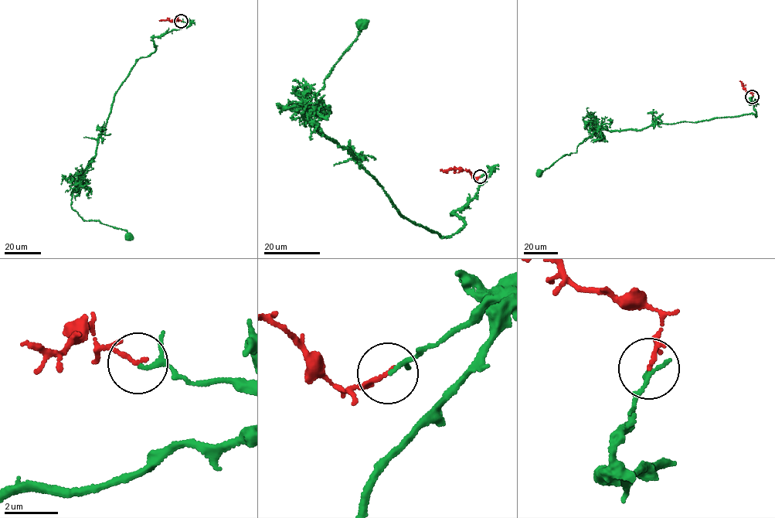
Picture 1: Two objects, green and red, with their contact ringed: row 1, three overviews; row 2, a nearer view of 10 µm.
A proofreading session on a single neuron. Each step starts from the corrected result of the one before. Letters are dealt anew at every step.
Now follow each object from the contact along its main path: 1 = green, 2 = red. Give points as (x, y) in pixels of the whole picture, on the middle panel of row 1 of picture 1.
1: (480, 176), (491, 169), (453, 212), (462, 228), (443, 237), (400, 214), (349, 150), (305, 120), (361, 25)
2: (480, 176), (475, 178), (467, 171), (458, 168), (440, 169)

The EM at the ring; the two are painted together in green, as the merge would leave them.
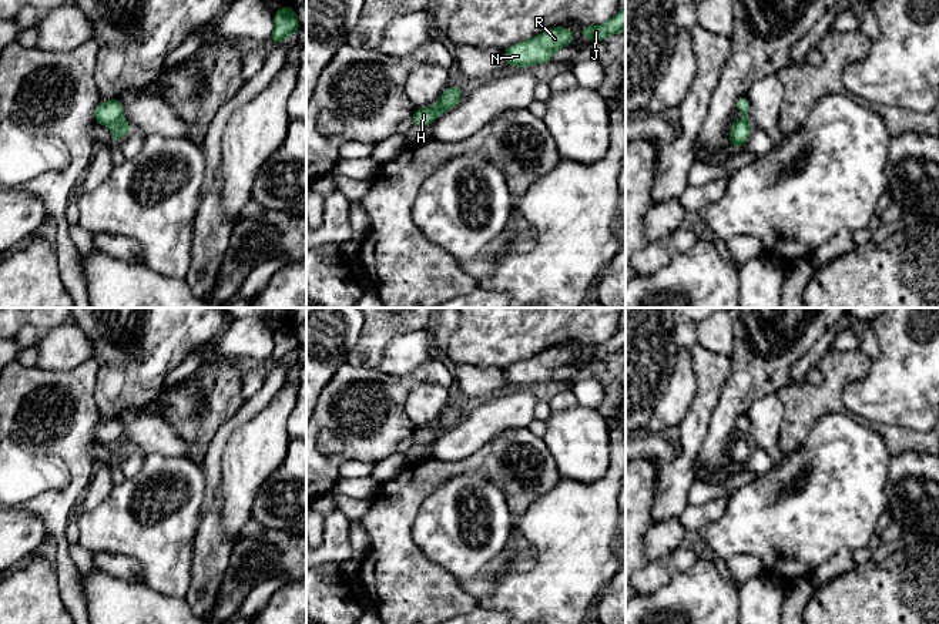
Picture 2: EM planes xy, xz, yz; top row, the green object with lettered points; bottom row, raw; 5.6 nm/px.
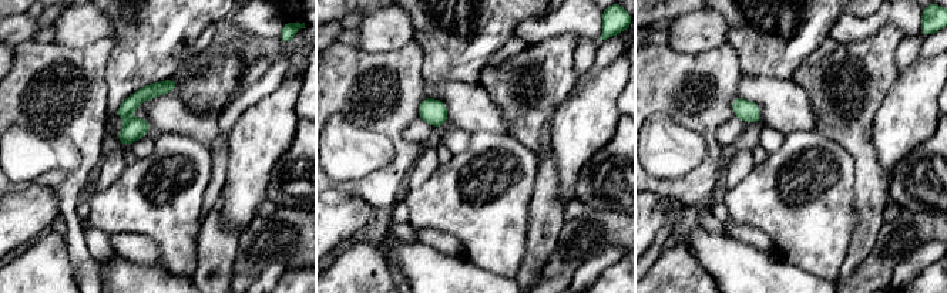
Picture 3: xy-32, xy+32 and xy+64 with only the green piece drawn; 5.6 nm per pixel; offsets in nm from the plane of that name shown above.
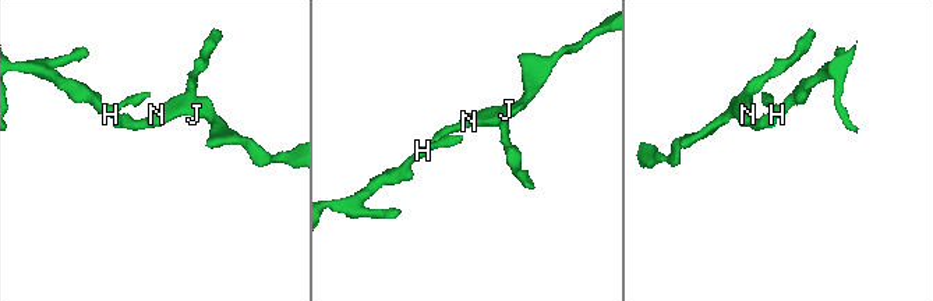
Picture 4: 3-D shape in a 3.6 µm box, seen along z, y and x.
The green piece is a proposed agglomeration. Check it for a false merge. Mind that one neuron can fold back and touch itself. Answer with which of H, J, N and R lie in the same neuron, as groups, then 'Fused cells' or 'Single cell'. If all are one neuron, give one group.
Groups: H / J N R. Fused cells

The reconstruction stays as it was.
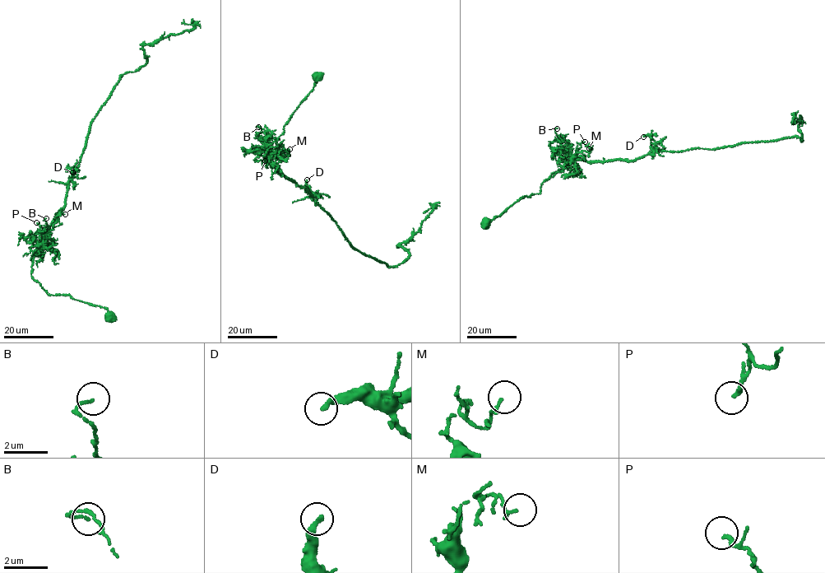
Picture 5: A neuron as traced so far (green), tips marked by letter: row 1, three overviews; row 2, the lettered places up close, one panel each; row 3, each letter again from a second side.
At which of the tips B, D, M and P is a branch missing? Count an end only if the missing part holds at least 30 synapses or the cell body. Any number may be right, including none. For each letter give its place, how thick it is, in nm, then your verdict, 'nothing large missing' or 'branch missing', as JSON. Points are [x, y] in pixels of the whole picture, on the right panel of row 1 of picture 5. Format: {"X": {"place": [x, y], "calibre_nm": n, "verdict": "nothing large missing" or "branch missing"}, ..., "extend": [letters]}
{"B": {"place": [557, 128], "calibre_nm": 100, "verdict": "nothing large missing"}, "D": {"place": [643, 137], "calibre_nm": 240, "verdict": "nothing large missing"}, "M": {"place": [589, 148], "calibre_nm": 130, "verdict": "nothing large missing"}, "P": {"place": [585, 142], "calibre_nm": 190, "verdict": "nothing large missing"}, "extend": []}

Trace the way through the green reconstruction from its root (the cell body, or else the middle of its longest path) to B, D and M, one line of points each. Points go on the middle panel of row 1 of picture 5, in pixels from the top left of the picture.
B: (317, 77), (277, 146), (263, 156), (267, 163), (269, 145), (261, 139), (267, 137), (258, 127)
D: (317, 77), (312, 90), (285, 125), (277, 146), (263, 156), (312, 197), (307, 179)
M: (317, 77), (264, 160), (278, 151), (285, 156), (283, 151), (289, 149)

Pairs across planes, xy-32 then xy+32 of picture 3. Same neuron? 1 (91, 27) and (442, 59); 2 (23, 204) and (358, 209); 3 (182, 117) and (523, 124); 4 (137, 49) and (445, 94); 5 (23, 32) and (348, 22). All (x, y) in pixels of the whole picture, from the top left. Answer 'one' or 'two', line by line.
1: two
2: one
3: two
4: two
5: two

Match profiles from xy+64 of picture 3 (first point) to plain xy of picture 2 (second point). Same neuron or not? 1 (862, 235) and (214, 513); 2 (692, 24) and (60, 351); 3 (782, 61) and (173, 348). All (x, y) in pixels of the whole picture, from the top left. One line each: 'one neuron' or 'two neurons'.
1: one neuron
2: one neuron
3: one neuron

